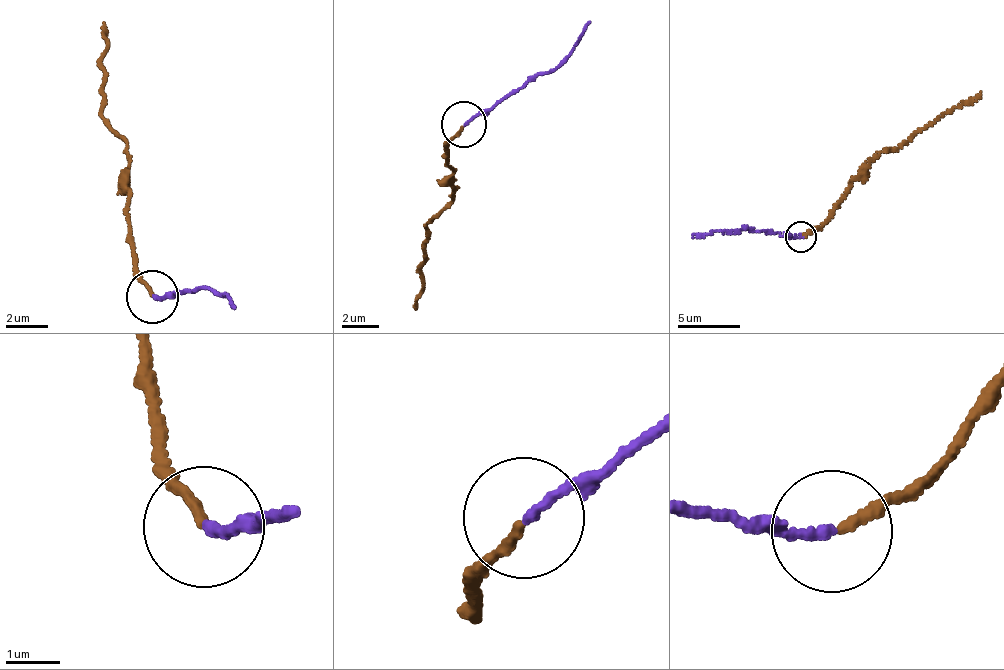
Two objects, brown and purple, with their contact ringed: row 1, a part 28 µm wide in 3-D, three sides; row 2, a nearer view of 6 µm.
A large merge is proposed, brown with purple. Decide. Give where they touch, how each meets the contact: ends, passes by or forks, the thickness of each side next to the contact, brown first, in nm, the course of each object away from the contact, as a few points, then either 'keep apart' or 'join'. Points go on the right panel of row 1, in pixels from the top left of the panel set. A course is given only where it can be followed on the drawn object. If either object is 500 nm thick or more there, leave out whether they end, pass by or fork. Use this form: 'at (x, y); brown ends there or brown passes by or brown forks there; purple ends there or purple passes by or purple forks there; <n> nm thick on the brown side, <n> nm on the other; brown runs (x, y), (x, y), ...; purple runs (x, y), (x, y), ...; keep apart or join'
at (801, 236); brown ends there; purple ends there; 190 nm thick on the brown side, 170 nm on the other; brown runs (803, 237), (829, 217), (846, 189), (868, 162), (911, 138), (980, 92); purple runs (800, 237), (740, 230), (692, 237); keep apart

